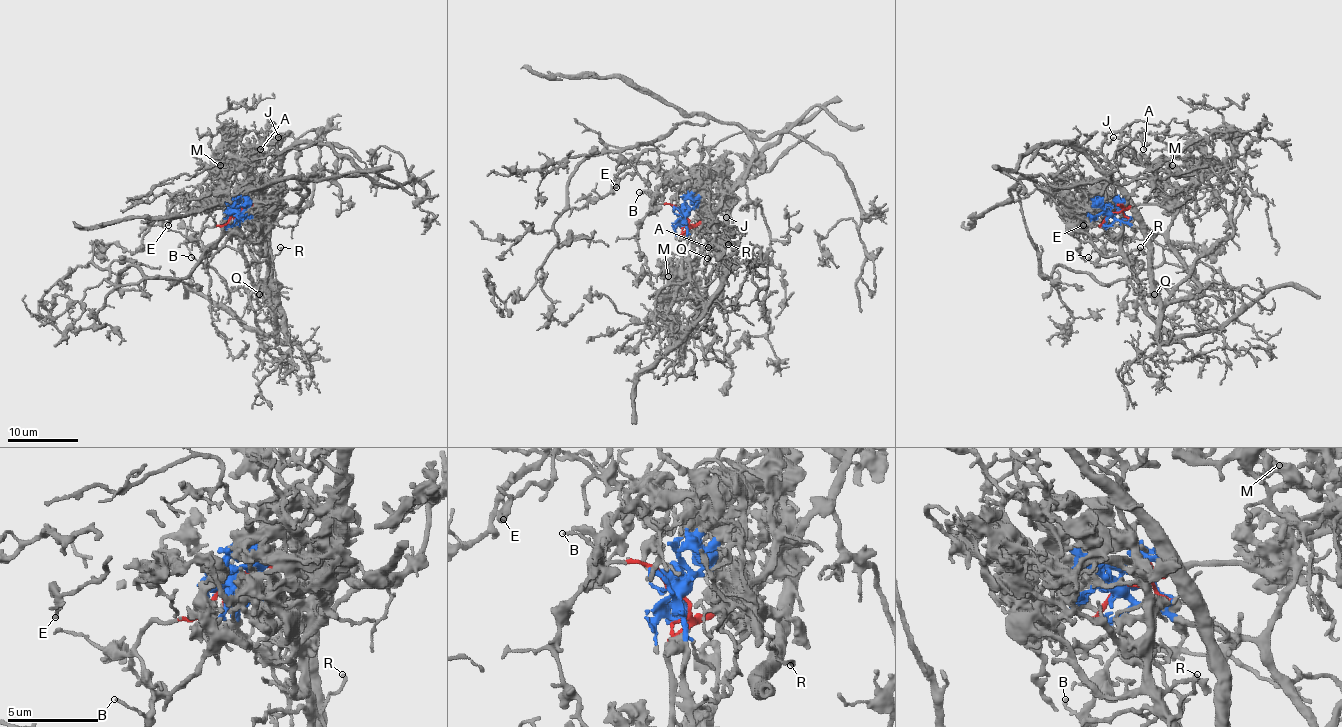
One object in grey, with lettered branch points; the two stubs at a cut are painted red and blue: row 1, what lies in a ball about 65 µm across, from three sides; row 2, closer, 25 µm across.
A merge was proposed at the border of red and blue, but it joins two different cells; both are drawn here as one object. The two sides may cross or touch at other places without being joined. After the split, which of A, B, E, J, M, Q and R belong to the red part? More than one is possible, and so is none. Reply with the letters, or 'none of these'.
B

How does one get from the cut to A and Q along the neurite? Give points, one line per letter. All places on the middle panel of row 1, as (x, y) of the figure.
A: (682, 214), (689, 204), (705, 214), (703, 219), (709, 225), (712, 241), (707, 243), (709, 248)
Q: (682, 214), (698, 188), (709, 180), (714, 243), (711, 257), (707, 259)

